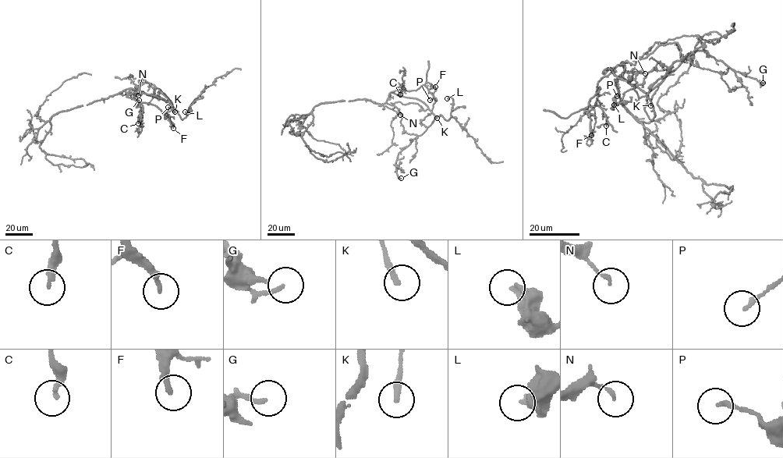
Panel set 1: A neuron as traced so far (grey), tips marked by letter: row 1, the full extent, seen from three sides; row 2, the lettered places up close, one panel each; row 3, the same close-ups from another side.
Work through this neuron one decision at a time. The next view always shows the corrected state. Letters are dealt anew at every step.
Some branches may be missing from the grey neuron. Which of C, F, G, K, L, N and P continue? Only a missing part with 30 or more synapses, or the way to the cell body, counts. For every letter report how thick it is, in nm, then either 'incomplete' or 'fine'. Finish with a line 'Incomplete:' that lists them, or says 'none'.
C: calibre 260 nm; fine
F: calibre 240 nm; incomplete
G: calibre 160 nm; fine
K: calibre 240 nm; fine
L: calibre 420 nm; fine
N: calibre 130 nm; fine
P: calibre 180 nm; fine
Incomplete: F

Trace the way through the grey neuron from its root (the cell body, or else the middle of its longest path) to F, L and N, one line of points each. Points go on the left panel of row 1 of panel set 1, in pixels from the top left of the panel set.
F: (115, 94), (124, 90), (127, 97), (140, 102), (154, 104), (168, 116), (173, 128)
L: (115, 94), (130, 88), (139, 90), (167, 101), (182, 119), (189, 107), (191, 111), (185, 111)
N: (115, 94), (138, 95)

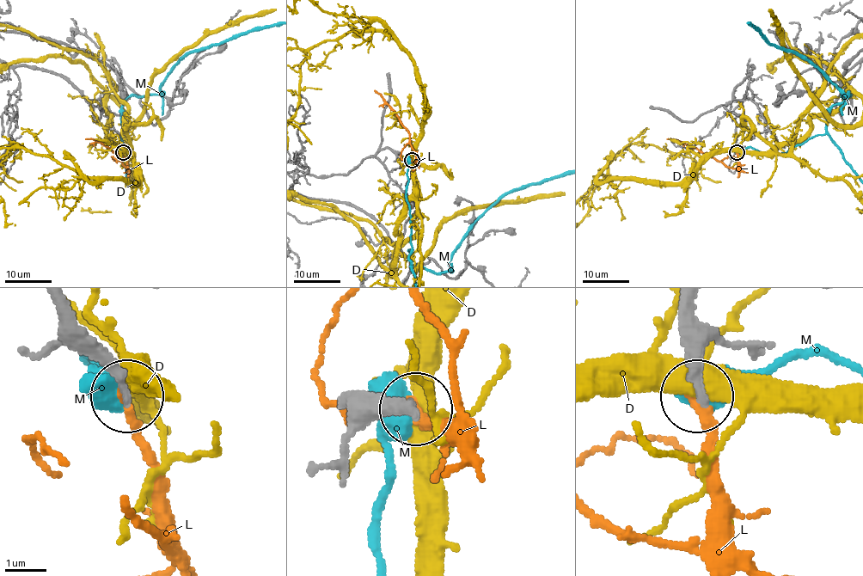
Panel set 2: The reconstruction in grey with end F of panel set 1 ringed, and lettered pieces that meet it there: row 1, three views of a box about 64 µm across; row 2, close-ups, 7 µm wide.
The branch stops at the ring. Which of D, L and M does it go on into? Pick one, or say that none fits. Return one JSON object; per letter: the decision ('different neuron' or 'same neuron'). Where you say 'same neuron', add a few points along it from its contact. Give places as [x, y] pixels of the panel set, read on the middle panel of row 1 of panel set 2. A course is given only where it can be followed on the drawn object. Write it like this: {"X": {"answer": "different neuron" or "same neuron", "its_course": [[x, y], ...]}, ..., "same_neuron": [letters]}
{"D": {"answer": "different neuron"}, "L": {"answer": "same neuron", "its_course": [[411, 160], [415, 161], [415, 152], [409, 144], [409, 132], [386, 101], [375, 90]]}, "M": {"answer": "different neuron"}, "same_neuron": ["L"]}

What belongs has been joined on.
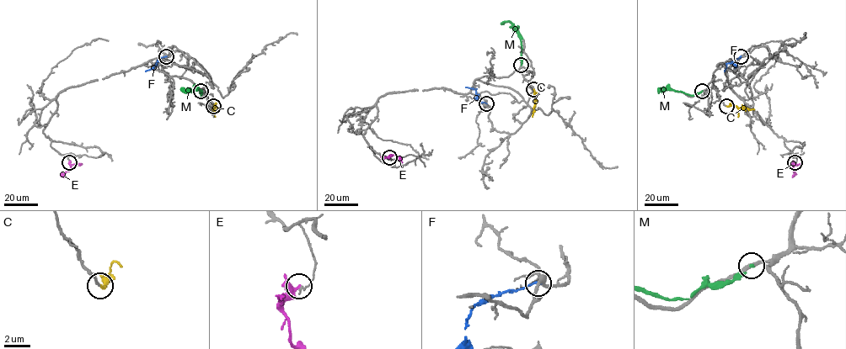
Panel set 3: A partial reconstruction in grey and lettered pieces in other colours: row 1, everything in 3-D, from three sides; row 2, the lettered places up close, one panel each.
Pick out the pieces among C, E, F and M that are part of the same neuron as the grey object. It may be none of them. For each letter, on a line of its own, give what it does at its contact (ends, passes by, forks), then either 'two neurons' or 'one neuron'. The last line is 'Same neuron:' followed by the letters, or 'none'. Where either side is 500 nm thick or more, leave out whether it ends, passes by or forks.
C: it ends | one neuron
E: it passes by | two neurons
F: it ends | two neurons
M: it ends | two neurons
Same neuron: C

